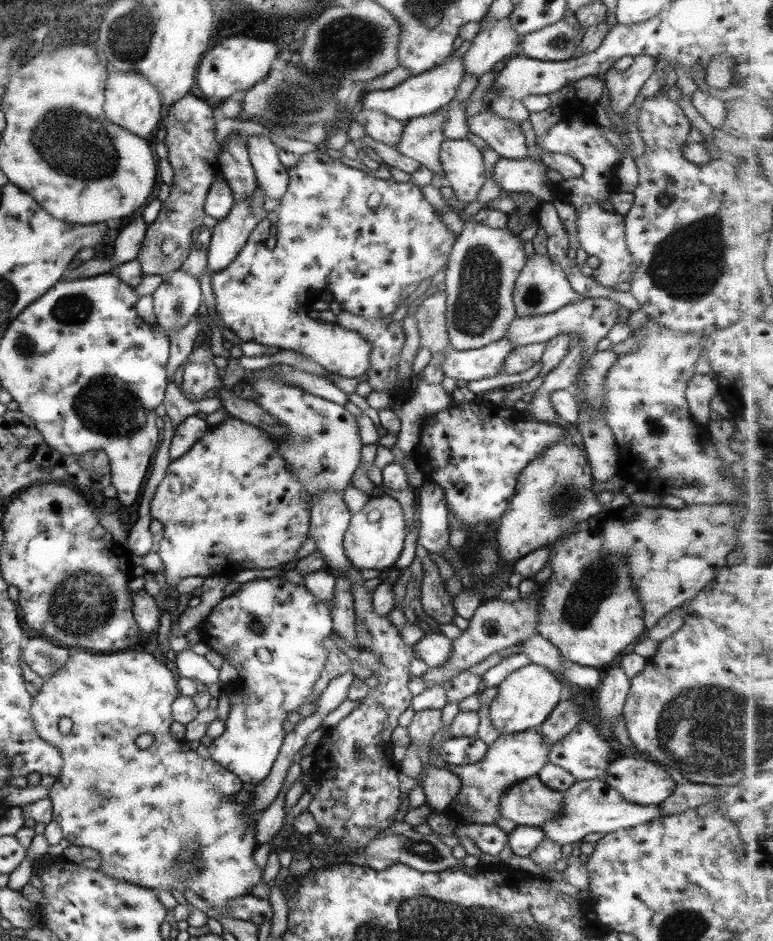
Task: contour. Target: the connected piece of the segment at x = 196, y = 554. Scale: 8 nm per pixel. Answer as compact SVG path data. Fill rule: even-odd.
M231 416L227 417L224 422L209 426L203 437L196 441L193 447L185 452L185 455L171 461L167 471L165 471L165 477L161 479L161 483L155 489L155 493L149 502L150 519L157 520L162 525L163 530L156 553L161 559L162 568L165 572L165 589L167 591L171 590L181 579L190 576L212 577L225 573L233 577L240 569L266 569L293 560L299 546L308 537L310 506L305 496L307 495L305 495L303 487L291 477L291 473L287 469L287 462L279 457L277 444L273 443L272 438L265 431Z

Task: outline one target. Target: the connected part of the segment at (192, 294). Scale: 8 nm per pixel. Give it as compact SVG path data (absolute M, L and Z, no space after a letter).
M175 269L169 274L162 276L161 283L153 290L152 307L156 316L156 322L164 328L168 334L169 331L180 329L186 322L192 320L199 302L202 300L199 283L194 276L187 275L181 269Z

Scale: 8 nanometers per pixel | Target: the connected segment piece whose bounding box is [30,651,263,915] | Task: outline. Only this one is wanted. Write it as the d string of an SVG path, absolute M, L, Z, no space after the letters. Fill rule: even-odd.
M127 651L119 654L85 654L85 652L71 652L64 664L53 676L42 681L41 688L37 694L32 695L30 706L30 717L33 722L33 730L37 732L38 737L59 749L63 764L56 779L56 782L48 788L48 799L52 805L52 820L55 821L62 832L62 838L65 838L70 845L92 848L99 852L101 864L98 866L103 874L107 876L130 882L132 885L147 887L148 889L165 890L170 892L170 888L179 890L191 890L204 900L208 906L222 914L228 914L228 902L232 898L250 894L250 888L260 883L263 868L252 861L252 850L257 844L254 841L254 822L250 814L244 810L244 803L239 801L241 793L241 782L234 774L227 769L222 768L216 762L209 759L202 759L193 751L179 749L178 740L171 739L169 728L171 721L171 703L179 694L176 687L176 673L169 670L169 665L160 657L145 652ZM63 716L67 716L73 722L71 731L67 735L58 732L58 721ZM141 733L151 734L153 742L147 749L139 749L133 742L137 735Z

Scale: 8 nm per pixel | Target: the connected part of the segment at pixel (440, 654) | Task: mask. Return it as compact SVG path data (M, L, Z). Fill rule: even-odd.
M426 633L412 646L417 658L428 668L441 666L449 660L452 653L452 641L441 633Z

